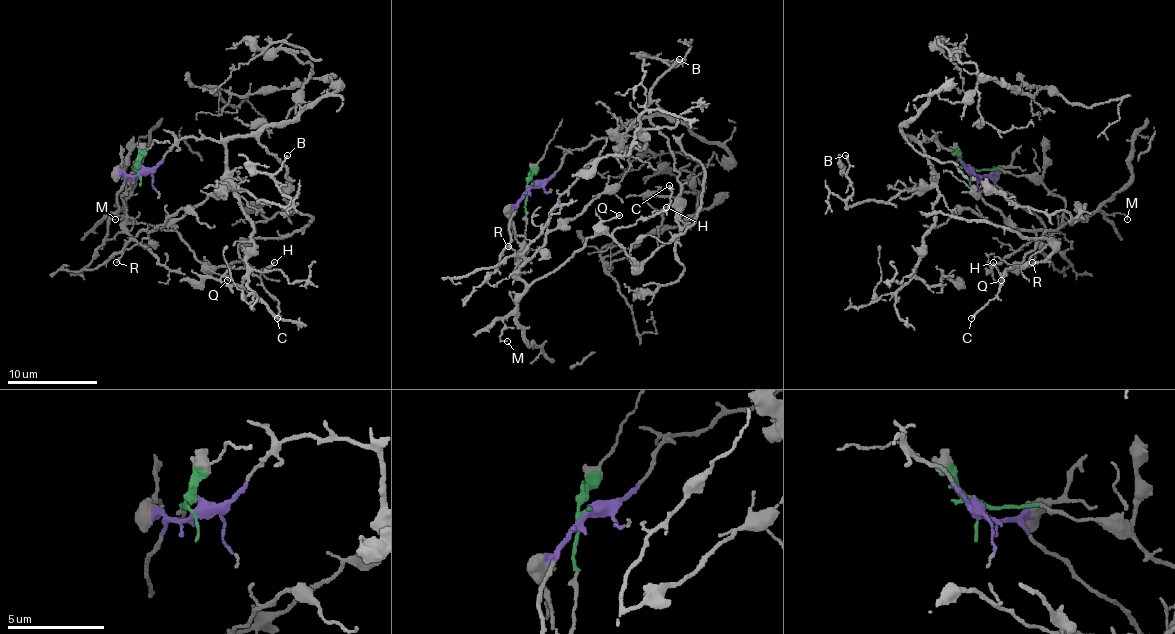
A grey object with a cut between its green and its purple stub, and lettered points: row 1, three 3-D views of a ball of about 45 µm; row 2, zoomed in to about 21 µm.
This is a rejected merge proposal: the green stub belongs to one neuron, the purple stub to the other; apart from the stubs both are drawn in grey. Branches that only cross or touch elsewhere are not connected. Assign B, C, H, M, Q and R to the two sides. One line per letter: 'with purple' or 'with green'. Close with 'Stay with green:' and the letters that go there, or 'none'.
B: with purple
C: with green
H: with green
M: with green
Q: with green
R: with green
Stay with green: C, H, M, Q, R

